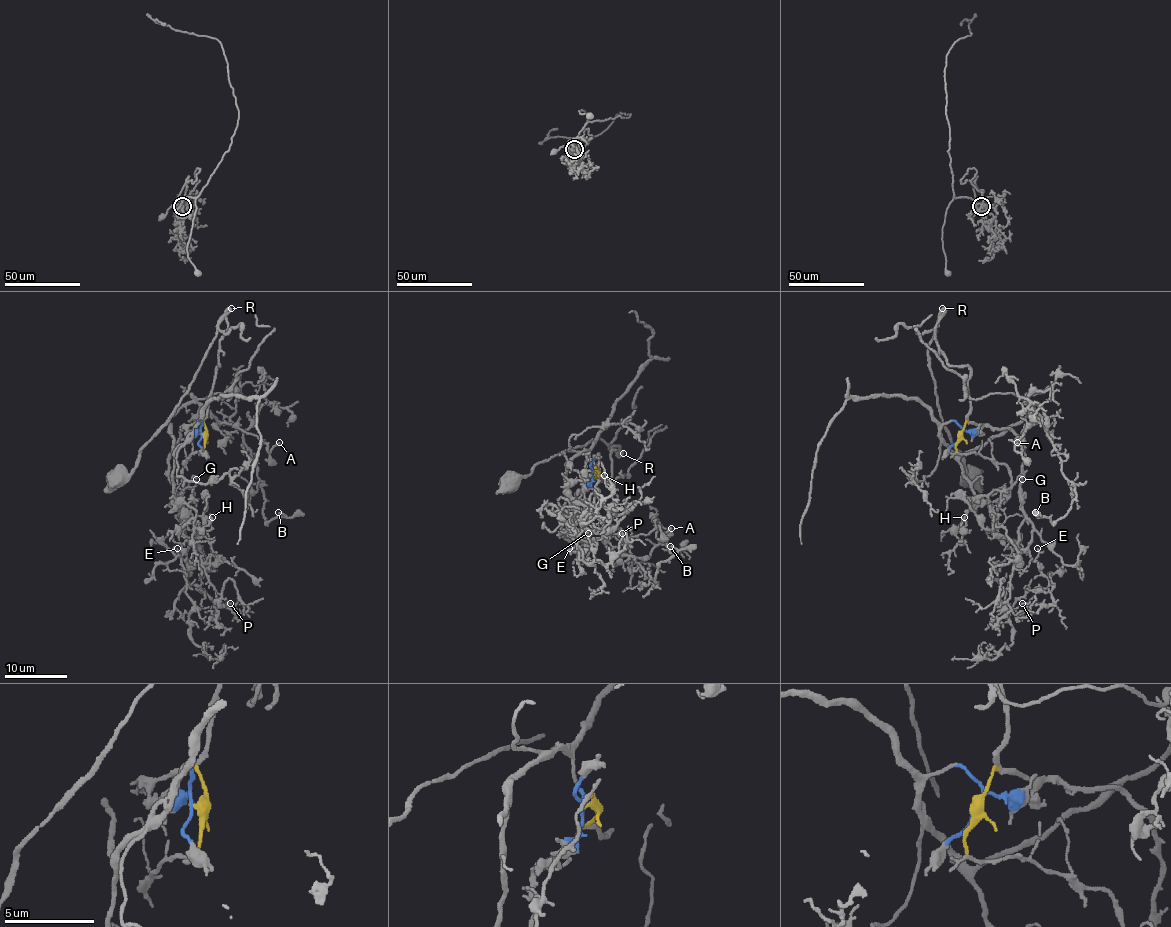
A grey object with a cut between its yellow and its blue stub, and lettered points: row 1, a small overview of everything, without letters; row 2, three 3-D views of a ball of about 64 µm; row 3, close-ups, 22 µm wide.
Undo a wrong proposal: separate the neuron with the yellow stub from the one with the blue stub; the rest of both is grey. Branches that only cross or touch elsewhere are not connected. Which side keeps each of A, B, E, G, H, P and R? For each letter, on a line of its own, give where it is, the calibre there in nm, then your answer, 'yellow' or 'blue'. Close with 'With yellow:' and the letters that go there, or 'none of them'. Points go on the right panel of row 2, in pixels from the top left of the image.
A: (1017, 442) | 110 nm | blue
B: (1035, 512) | 120 nm | blue
E: (1037, 548) | 110 nm | yellow
G: (1022, 479) | 150 nm | yellow
H: (964, 517) | 140 nm | blue
P: (1022, 603) | 110 nm | yellow
R: (942, 308) | 320 nm | yellow
With yellow: E, G, P, R

